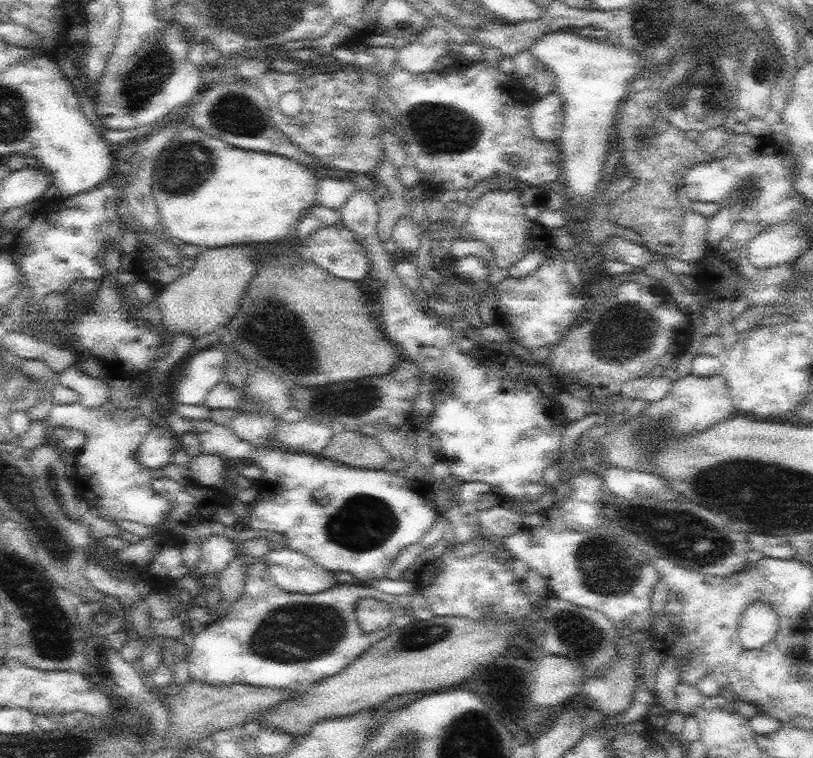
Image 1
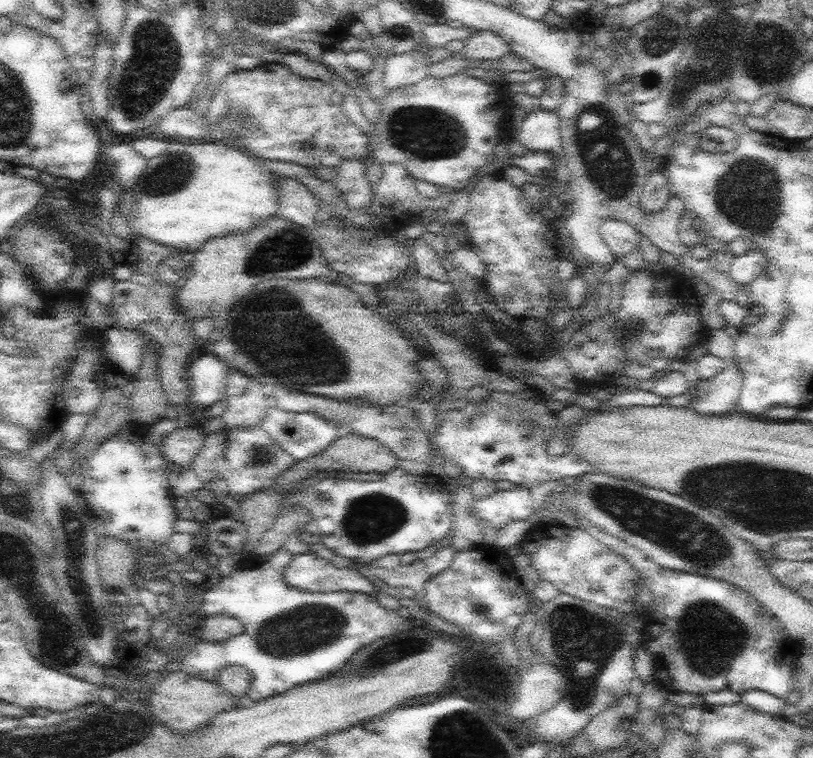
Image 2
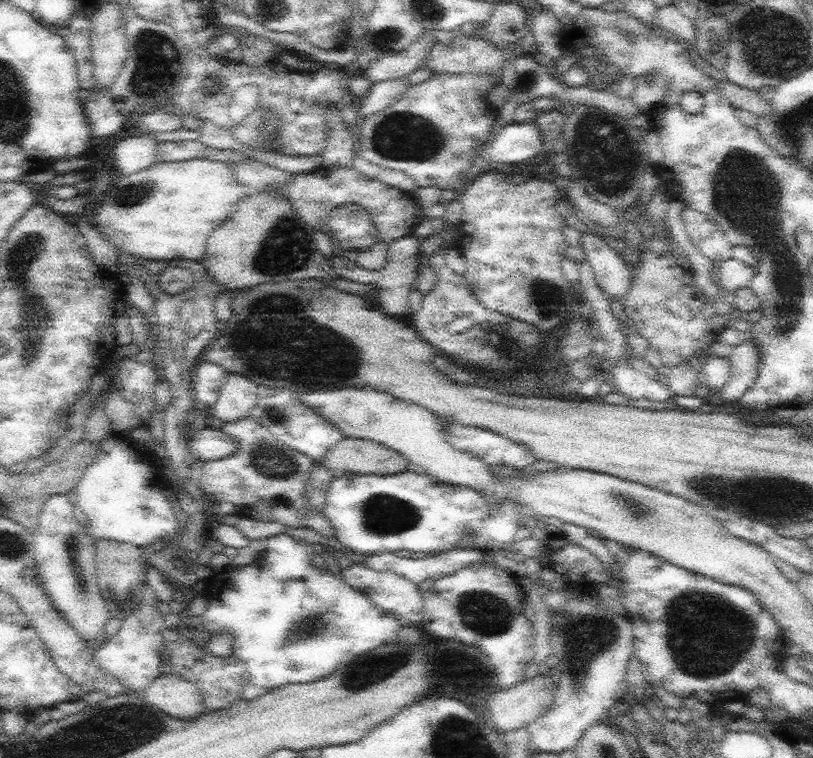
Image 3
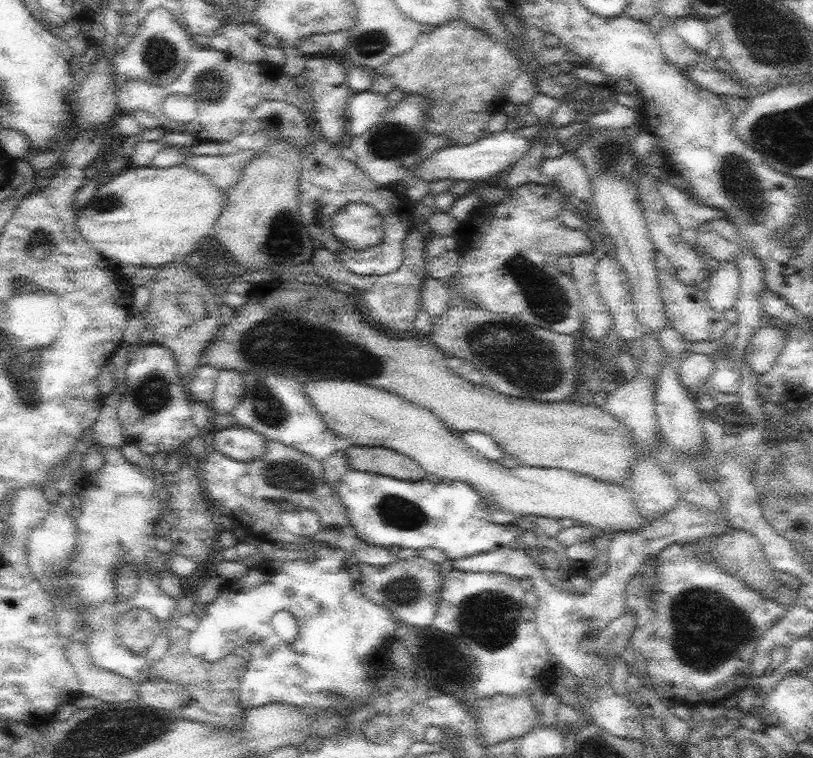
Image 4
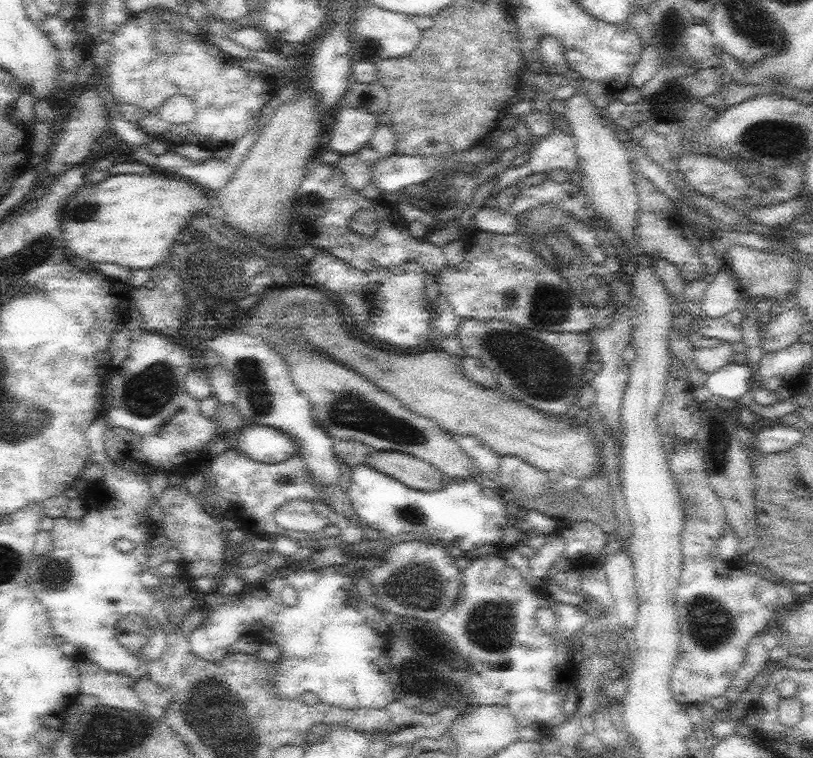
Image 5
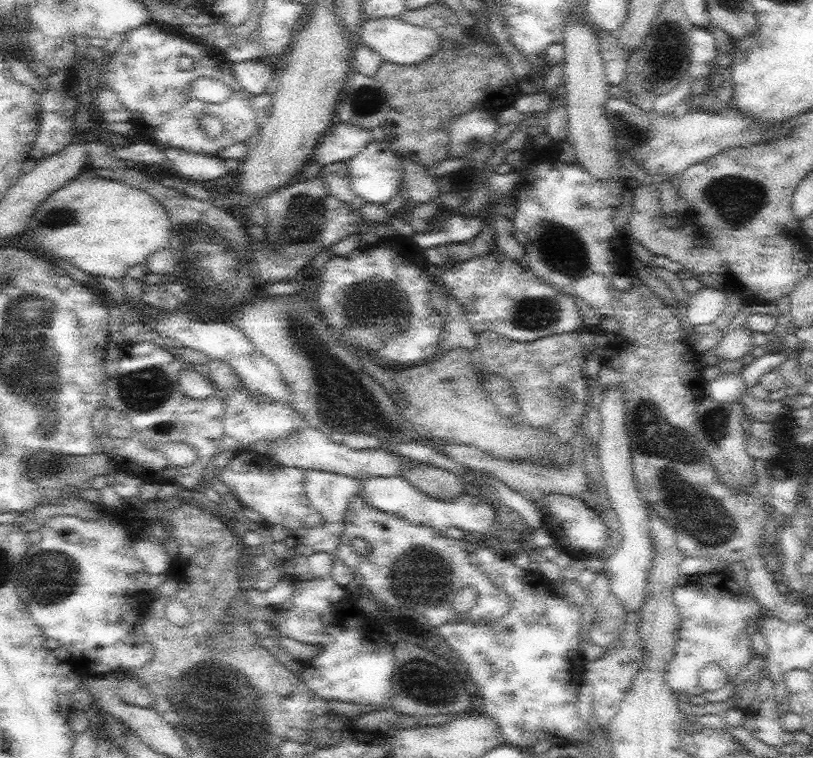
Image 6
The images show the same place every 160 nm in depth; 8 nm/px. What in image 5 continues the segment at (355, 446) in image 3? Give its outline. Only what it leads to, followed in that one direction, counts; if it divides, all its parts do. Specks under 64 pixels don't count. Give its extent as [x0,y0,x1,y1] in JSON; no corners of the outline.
[364,450,442,490]

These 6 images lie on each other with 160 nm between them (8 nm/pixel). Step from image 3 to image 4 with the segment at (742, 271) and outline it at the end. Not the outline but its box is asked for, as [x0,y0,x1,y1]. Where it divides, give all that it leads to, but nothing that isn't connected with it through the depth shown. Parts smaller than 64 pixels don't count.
[706,261,741,313]

